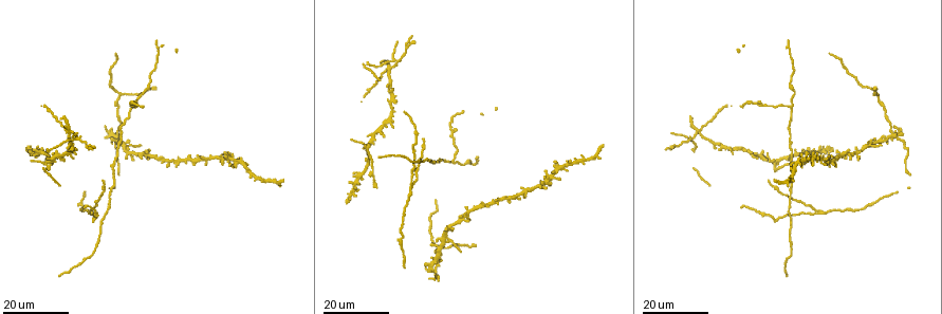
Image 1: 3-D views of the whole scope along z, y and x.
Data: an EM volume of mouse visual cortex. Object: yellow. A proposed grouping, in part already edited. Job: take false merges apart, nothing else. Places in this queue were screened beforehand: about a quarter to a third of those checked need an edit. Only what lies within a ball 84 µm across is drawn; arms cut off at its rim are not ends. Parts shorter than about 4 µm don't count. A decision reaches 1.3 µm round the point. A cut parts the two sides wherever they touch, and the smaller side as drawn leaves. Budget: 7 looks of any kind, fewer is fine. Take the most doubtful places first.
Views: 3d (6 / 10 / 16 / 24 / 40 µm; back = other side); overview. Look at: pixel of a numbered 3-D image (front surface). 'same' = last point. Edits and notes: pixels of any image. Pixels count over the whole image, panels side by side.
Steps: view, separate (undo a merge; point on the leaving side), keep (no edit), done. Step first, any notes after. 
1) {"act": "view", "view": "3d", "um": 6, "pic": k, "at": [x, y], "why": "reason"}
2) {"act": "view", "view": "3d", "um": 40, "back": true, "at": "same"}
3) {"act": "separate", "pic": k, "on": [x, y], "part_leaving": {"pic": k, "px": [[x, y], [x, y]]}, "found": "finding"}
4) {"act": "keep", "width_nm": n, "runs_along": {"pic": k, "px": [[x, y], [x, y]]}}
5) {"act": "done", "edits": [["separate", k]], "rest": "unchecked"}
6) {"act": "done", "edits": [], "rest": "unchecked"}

{"act": "view", "view": "3d", "um": 24, "pic": 1, "at": [48, 161], "why": "looks like a crossing"}

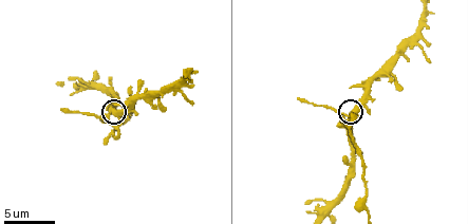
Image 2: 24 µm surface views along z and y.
{"act": "view", "view": "3d", "um": 6, "pic": 2, "at": [121, 117], "why": "closer look"}

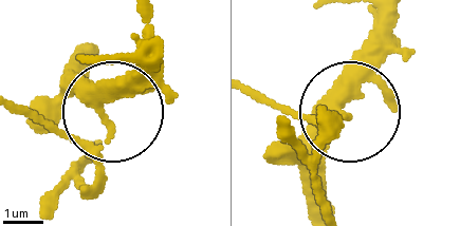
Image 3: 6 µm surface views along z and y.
{"act": "separate", "pic": 3, "on": [71, 172], "width_nm": 280, "found": "a second neuron is stuck on"}

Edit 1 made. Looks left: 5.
{"act": "view", "view": "overview"}

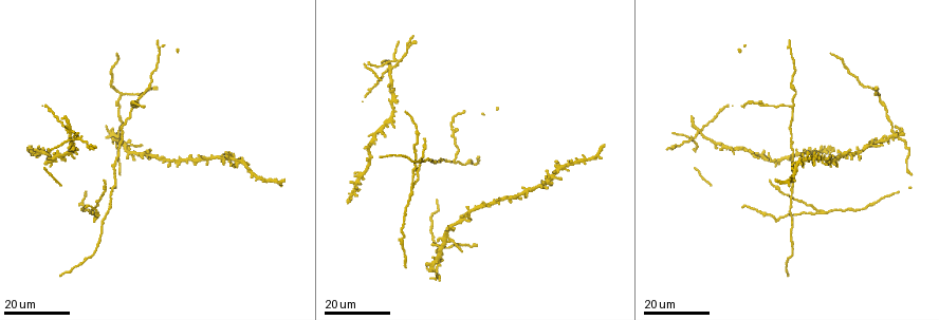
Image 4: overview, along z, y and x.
{"act": "view", "view": "3d", "um": 16, "pic": 4, "at": [700, 129], "why": "small branch off a trunk"}

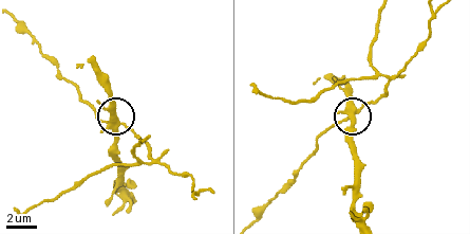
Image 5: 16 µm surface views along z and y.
{"act": "view", "view": "3d", "um": 6, "pic": 5, "at": [348, 118]}

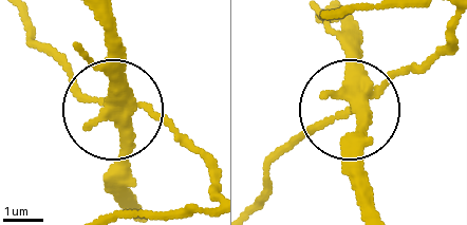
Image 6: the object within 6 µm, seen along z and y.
{"act": "separate", "pic": 6, "on": [75, 85], "width_nm": 300, "found": "a second neuron is stuck on"}

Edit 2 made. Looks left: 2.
{"act": "view", "view": "3d", "um": 24, "pic": 4, "at": [867, 146], "why": "small branch off a trunk"}

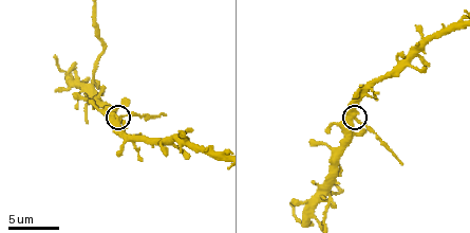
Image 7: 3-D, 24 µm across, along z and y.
{"act": "view", "view": "3d", "um": 6, "pic": 7, "at": [355, 115]}

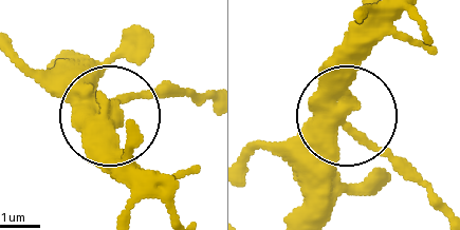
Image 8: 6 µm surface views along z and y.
{"act": "separate", "pic": 8, "on": [152, 91], "part_leaving": {"pic": 8, "px": [[345, 120], [402, 161], [443, 211]]}, "found": "a second neuron is stuck on"}

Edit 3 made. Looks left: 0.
{"act": "done", "edits": [["separate", 3], ["separate", 6], ["separate", 8]], "rest": "unchecked"}

